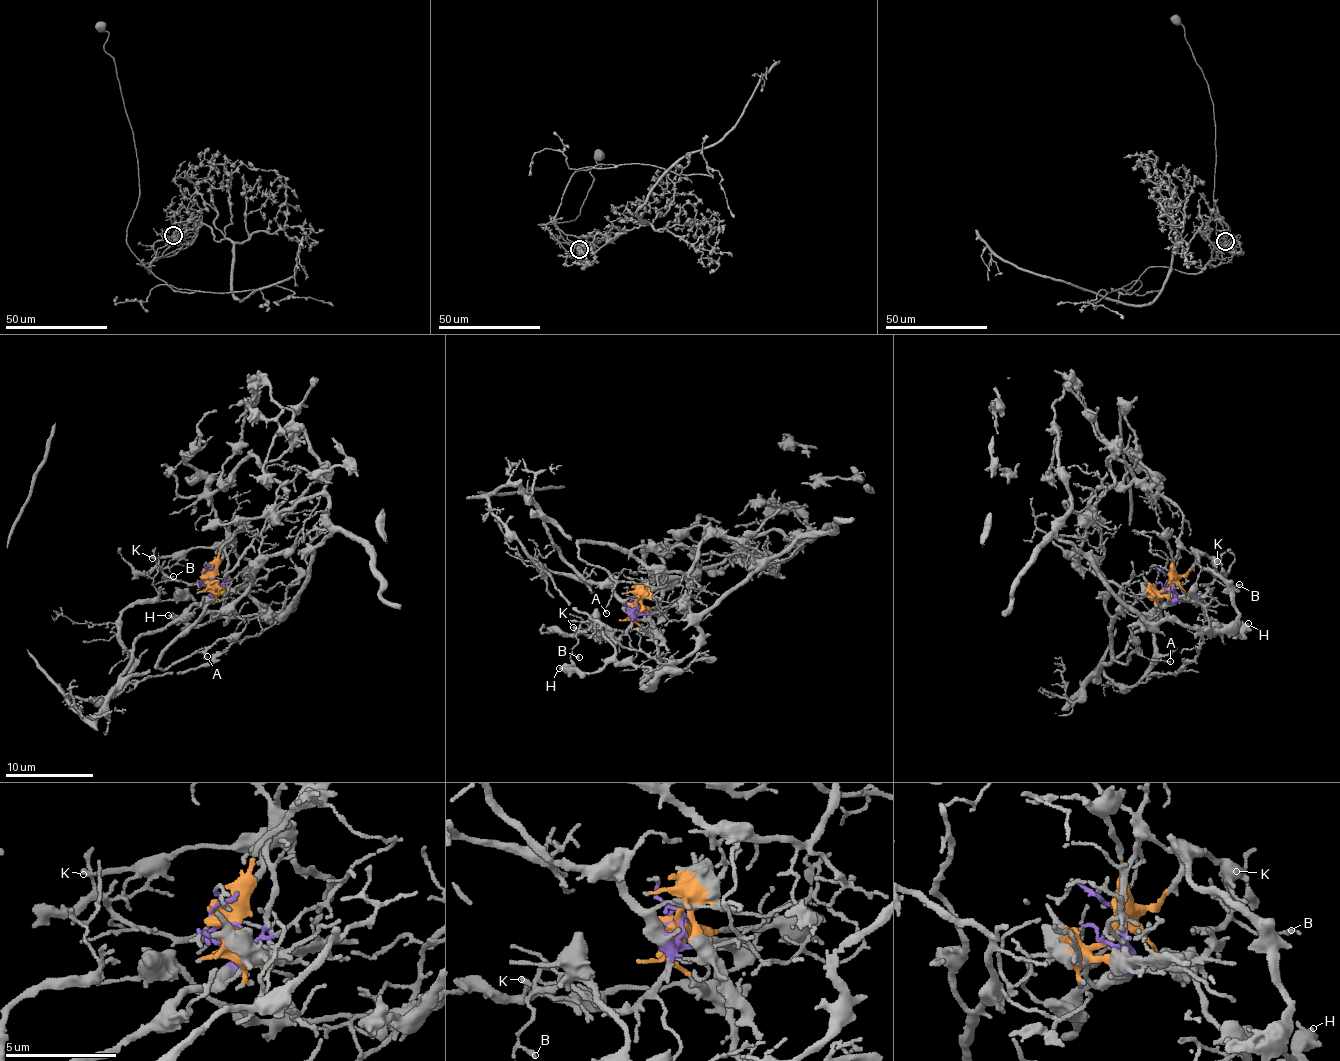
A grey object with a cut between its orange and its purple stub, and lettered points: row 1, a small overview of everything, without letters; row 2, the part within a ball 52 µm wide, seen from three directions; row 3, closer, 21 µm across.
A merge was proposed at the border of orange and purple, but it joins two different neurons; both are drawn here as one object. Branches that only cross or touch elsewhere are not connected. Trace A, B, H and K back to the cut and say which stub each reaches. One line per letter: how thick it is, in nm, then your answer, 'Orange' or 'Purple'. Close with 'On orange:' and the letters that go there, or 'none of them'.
A: Thickness 90 nm. Purple
B: Thickness 120 nm. Purple
H: Thickness 320 nm. Orange
K: Thickness 240 nm. Orange
On orange: H, K

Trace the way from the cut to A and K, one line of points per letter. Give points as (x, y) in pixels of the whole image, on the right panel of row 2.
A: (1169, 581), (1165, 586), (1174, 595), (1156, 612), (1152, 625), (1101, 664), (1125, 664), (1133, 652), (1169, 660)
K: (1169, 581), (1178, 581), (1195, 558), (1207, 553), (1217, 562)

